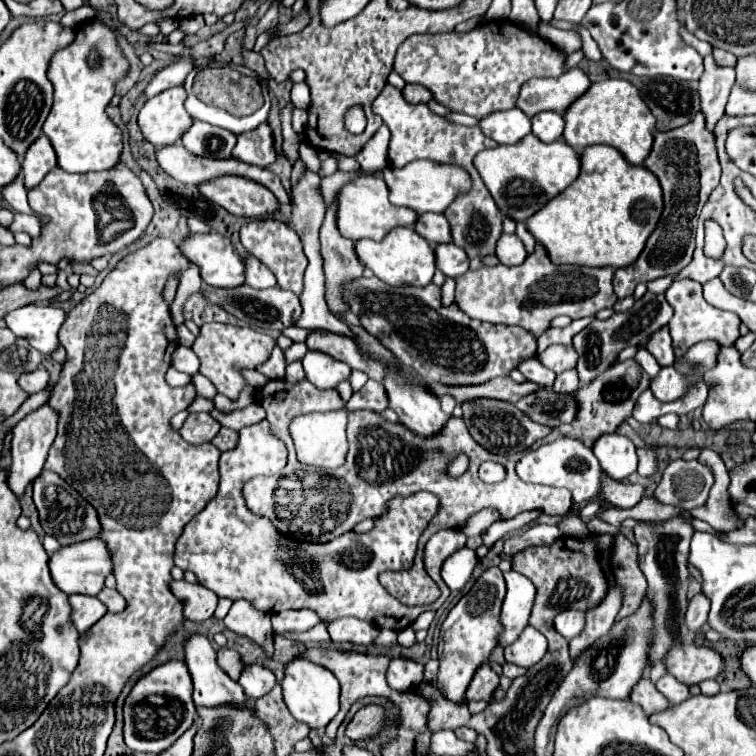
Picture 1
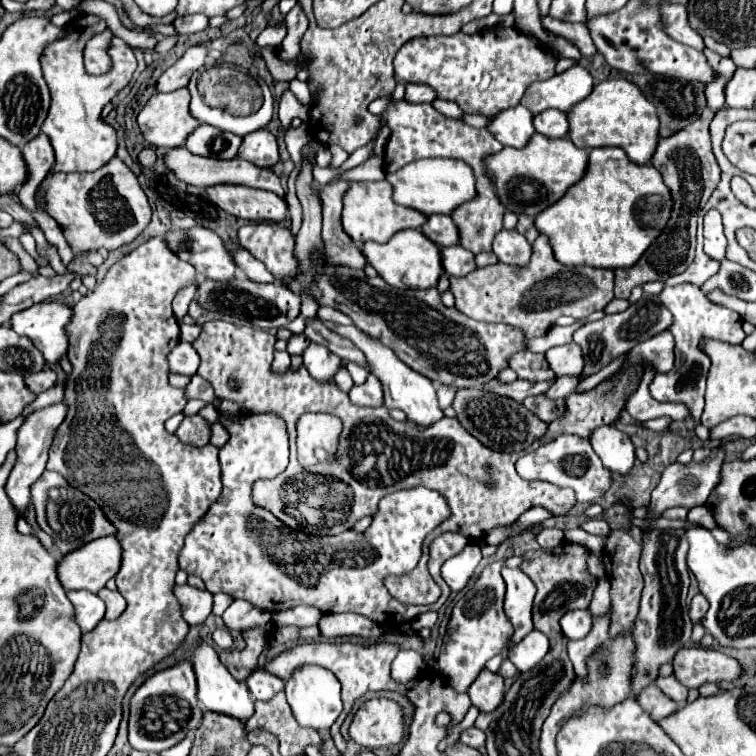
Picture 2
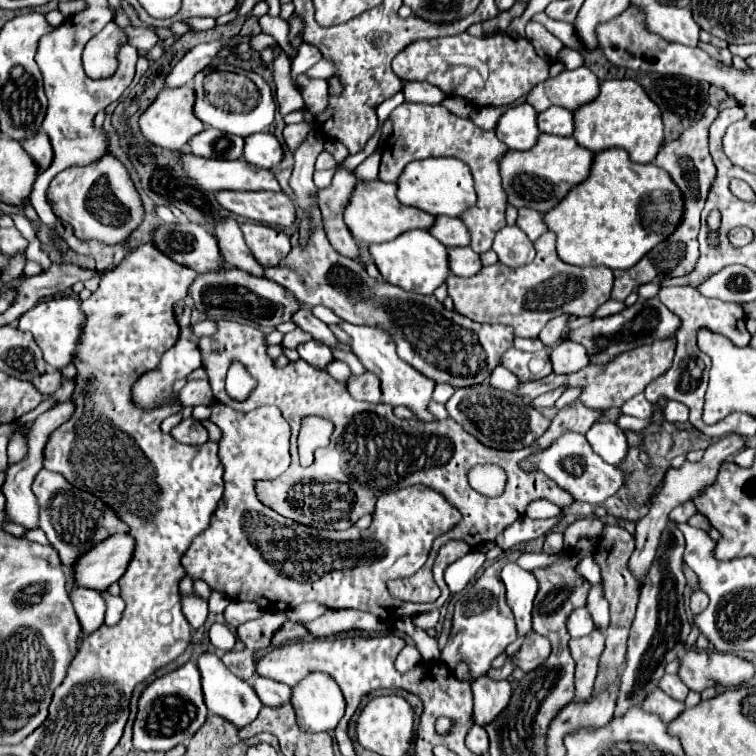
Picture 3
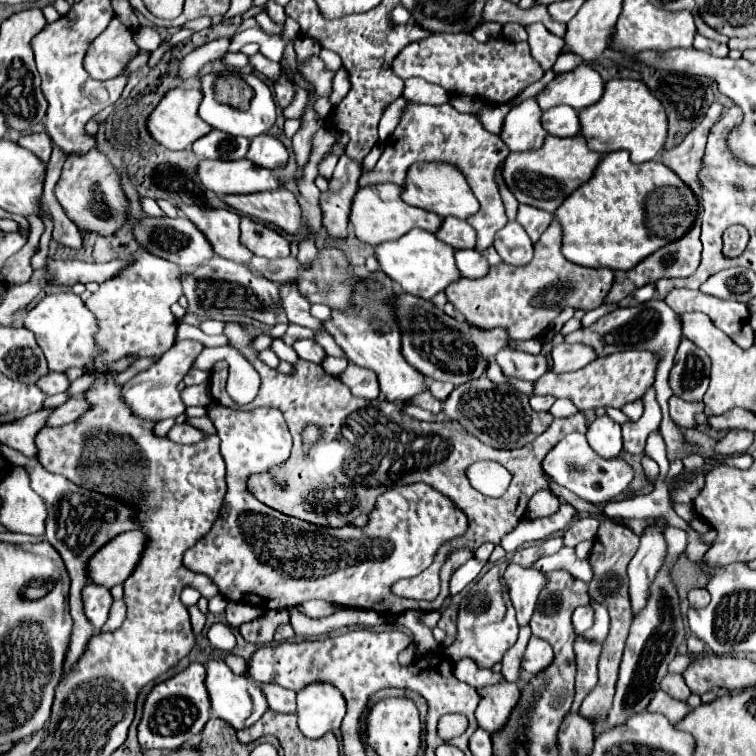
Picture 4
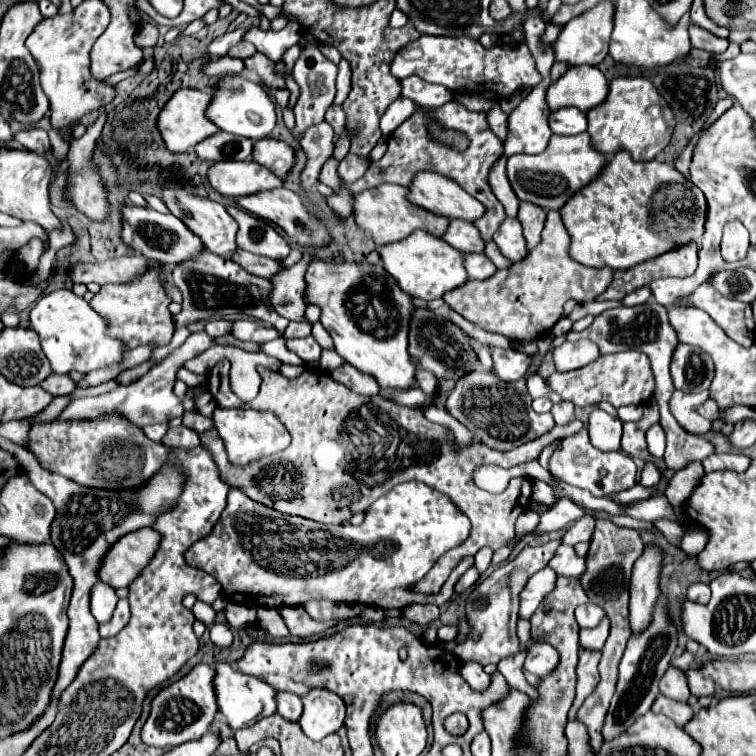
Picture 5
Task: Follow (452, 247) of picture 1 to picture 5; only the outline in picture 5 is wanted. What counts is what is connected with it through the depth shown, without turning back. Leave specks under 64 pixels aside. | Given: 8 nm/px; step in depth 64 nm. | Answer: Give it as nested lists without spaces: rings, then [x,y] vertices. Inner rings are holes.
[[[466,252],[464,268],[466,268],[468,276],[474,280],[486,280],[496,272],[496,266],[482,252]]]

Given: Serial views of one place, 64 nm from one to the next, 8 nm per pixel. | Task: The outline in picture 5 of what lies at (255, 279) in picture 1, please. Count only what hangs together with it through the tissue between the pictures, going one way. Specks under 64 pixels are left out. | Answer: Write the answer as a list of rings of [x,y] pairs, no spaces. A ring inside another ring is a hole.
[[[166,186],[164,190],[164,202],[170,208],[170,212],[174,216],[178,216],[180,220],[184,220],[184,224],[188,224],[188,228],[192,228],[192,232],[196,232],[196,236],[200,236],[200,240],[204,240],[206,250],[222,256],[222,258],[232,258],[238,250],[236,246],[236,232],[238,232],[238,224],[236,220],[224,210],[222,204],[206,200],[206,198],[198,198],[198,196],[190,196],[186,194],[184,188],[174,188],[174,186]]]

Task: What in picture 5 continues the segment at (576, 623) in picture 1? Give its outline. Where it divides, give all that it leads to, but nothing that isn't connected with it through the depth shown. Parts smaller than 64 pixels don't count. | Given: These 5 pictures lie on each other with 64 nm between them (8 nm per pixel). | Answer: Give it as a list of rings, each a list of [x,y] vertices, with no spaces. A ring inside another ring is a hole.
[[[586,604],[586,606],[578,606],[576,608],[576,622],[580,628],[594,628],[602,618],[604,618],[604,610],[596,604]]]

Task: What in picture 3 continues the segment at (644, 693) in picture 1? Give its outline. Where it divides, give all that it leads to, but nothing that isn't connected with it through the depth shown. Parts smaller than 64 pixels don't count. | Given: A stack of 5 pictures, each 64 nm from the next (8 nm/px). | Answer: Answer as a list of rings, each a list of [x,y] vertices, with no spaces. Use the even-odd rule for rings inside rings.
[[[656,688],[652,694],[646,696],[646,700],[642,702],[642,708],[646,712],[652,712],[652,714],[660,716],[662,722],[670,722],[670,720],[674,720],[684,710],[684,702],[672,700],[660,688]]]

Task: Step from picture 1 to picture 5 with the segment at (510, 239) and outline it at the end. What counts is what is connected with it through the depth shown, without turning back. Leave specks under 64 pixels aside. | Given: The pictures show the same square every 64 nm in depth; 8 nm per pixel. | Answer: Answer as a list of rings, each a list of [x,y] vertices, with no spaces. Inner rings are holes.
[[[516,218],[504,220],[504,224],[494,234],[494,242],[498,244],[500,252],[510,262],[520,262],[528,256],[528,246],[526,246],[526,238],[522,234],[522,224]]]

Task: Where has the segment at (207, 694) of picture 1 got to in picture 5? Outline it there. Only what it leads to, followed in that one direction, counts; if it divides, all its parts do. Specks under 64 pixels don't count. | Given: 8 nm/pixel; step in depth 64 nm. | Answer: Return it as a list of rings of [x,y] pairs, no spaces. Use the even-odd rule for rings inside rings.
[[[216,662],[216,666],[214,666],[214,692],[216,692],[218,712],[226,718],[226,722],[232,730],[240,730],[244,726],[250,726],[256,720],[276,712],[276,702],[274,702],[276,690],[270,684],[266,684],[254,676],[234,670],[226,662]]]

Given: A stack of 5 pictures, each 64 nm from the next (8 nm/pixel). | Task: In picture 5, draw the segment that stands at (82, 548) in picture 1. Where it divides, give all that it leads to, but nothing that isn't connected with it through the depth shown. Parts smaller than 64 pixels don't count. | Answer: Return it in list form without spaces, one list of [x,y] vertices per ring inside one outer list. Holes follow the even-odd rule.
[[[142,528],[122,536],[122,540],[112,544],[104,554],[98,578],[112,588],[128,586],[140,574],[144,564],[148,564],[152,552],[156,552],[158,540],[160,538],[152,528]]]

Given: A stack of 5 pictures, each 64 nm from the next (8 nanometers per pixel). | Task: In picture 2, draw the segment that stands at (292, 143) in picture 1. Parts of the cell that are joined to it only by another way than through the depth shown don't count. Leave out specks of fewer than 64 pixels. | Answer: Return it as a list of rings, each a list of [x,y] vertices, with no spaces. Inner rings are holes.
[[[288,90],[288,92],[284,92],[284,96],[282,96],[282,100],[280,100],[280,110],[278,110],[278,114],[280,114],[282,128],[284,128],[284,130],[290,130],[292,118],[299,117],[303,122],[309,121],[310,108],[308,108],[308,106],[302,106],[302,104],[294,98],[294,94]]]

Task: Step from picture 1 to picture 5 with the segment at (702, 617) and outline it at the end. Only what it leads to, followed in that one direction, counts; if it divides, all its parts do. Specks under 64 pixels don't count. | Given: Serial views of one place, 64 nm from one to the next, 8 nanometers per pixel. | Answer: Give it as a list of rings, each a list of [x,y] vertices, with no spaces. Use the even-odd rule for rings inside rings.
[[[692,584],[688,588],[688,600],[696,604],[708,604],[710,602],[710,588],[708,584]]]

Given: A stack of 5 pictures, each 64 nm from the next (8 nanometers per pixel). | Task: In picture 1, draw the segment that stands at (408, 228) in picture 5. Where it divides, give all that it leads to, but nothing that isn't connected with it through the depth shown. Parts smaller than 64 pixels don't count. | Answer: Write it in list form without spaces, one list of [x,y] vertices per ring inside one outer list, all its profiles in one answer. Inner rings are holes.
[[[358,176],[356,180],[346,182],[338,194],[336,194],[338,210],[336,210],[336,226],[344,238],[360,240],[382,240],[386,232],[390,232],[394,226],[410,226],[416,222],[418,214],[408,208],[398,208],[388,202],[388,188],[382,180],[382,176]]]

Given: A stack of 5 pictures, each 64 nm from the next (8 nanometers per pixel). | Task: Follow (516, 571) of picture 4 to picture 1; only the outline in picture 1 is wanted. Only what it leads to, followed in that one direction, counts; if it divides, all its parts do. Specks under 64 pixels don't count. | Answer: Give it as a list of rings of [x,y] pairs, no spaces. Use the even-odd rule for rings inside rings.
[[[508,570],[504,572],[504,578],[508,592],[500,612],[500,624],[502,624],[502,632],[498,636],[500,648],[512,644],[518,638],[518,634],[528,626],[528,616],[536,594],[534,584],[524,574]]]

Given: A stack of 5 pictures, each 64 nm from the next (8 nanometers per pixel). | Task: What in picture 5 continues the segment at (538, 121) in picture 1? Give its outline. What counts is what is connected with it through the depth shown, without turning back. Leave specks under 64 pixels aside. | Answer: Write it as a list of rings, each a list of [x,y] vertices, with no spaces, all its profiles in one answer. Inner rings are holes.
[[[566,106],[566,108],[558,108],[550,112],[548,124],[554,134],[564,134],[564,136],[582,134],[586,130],[586,116],[584,112]]]

